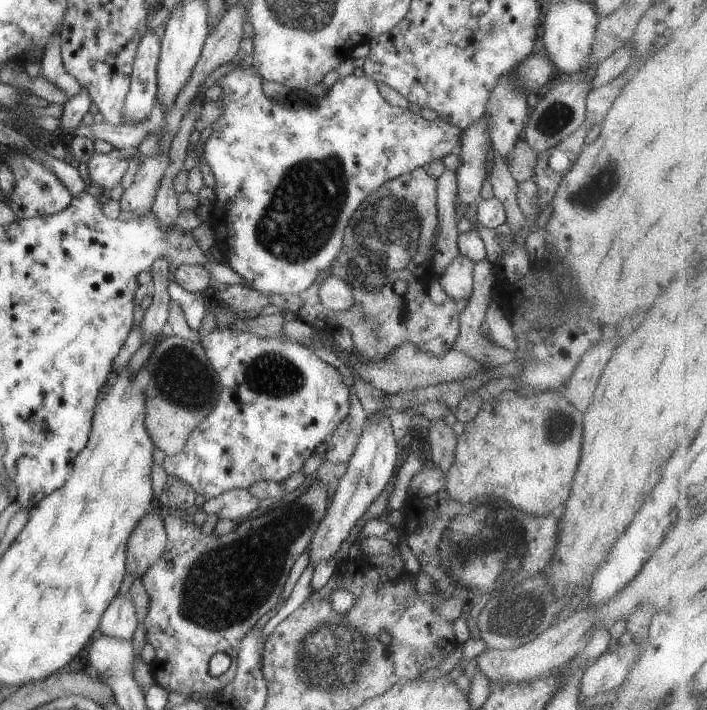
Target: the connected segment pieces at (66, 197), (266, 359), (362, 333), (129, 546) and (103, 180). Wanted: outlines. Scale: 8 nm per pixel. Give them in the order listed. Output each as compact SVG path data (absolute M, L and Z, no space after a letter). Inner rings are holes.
M14 150L5 154L3 160L15 181L13 192L9 195L3 194L3 198L17 219L52 215L69 206L72 194L48 168L34 161L22 150Z
M229 328L214 329L210 333L205 333L199 343L204 348L204 353L210 367L217 375L217 382L220 386L217 402L215 402L211 412L188 434L182 450L172 455L166 455L163 459L162 467L167 475L176 476L183 482L187 482L196 495L201 494L205 499L217 496L229 489L248 489L253 482L259 482L260 480L272 480L273 482L280 483L288 476L299 472L303 462L313 454L313 449L327 439L327 436L334 431L334 428L337 428L337 425L345 418L350 409L350 392L347 391L341 375L337 373L337 370L333 366L321 361L311 349L301 343L292 342L288 339L281 340L279 338L270 339L255 336Z
M417 167L411 172L396 176L390 181L384 182L376 188L373 192L367 194L367 196L357 205L357 208L353 211L353 214L350 216L349 222L344 230L343 246L341 246L341 252L337 253L337 256L333 258L332 262L329 263L323 270L320 270L320 273L315 278L314 282L311 283L301 294L297 295L287 295L287 294L272 294L267 295L267 304L273 304L281 308L287 308L288 310L294 311L299 320L305 322L307 325L311 326L315 331L324 331L325 333L332 333L332 331L338 327L347 328L350 332L350 337L352 338L353 352L356 353L361 360L371 360L378 361L379 359L385 358L389 353L392 353L397 347L403 343L411 343L417 350L425 351L433 356L444 355L449 349L452 348L452 342L455 340L456 333L458 332L459 326L459 313L467 306L469 299L459 299L455 302L453 299L446 297L446 299L439 304L431 302L427 290L427 286L430 280L434 277L434 272L431 268L428 268L426 261L428 260L428 255L432 250L432 243L434 242L435 236L435 225L437 224L436 219L436 180L425 170L424 167ZM328 276L336 276L340 279L343 279L350 286L350 293L353 297L353 304L350 309L345 311L338 310L332 311L326 309L321 303L320 298L318 297L318 288L323 282L323 279ZM397 279L402 279L406 282L406 291L404 294L397 295L391 285Z
M149 510L133 527L128 536L125 549L125 573L133 578L142 574L161 558L165 546L166 534L162 518L155 510Z
M118 149L106 153L93 153L86 162L88 178L102 186L103 190L110 190L119 183L127 168L128 159L123 158Z

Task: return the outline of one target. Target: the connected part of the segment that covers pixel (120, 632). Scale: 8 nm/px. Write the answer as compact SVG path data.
M115 595L98 622L98 628L103 635L126 641L131 640L137 625L133 603L125 595Z

